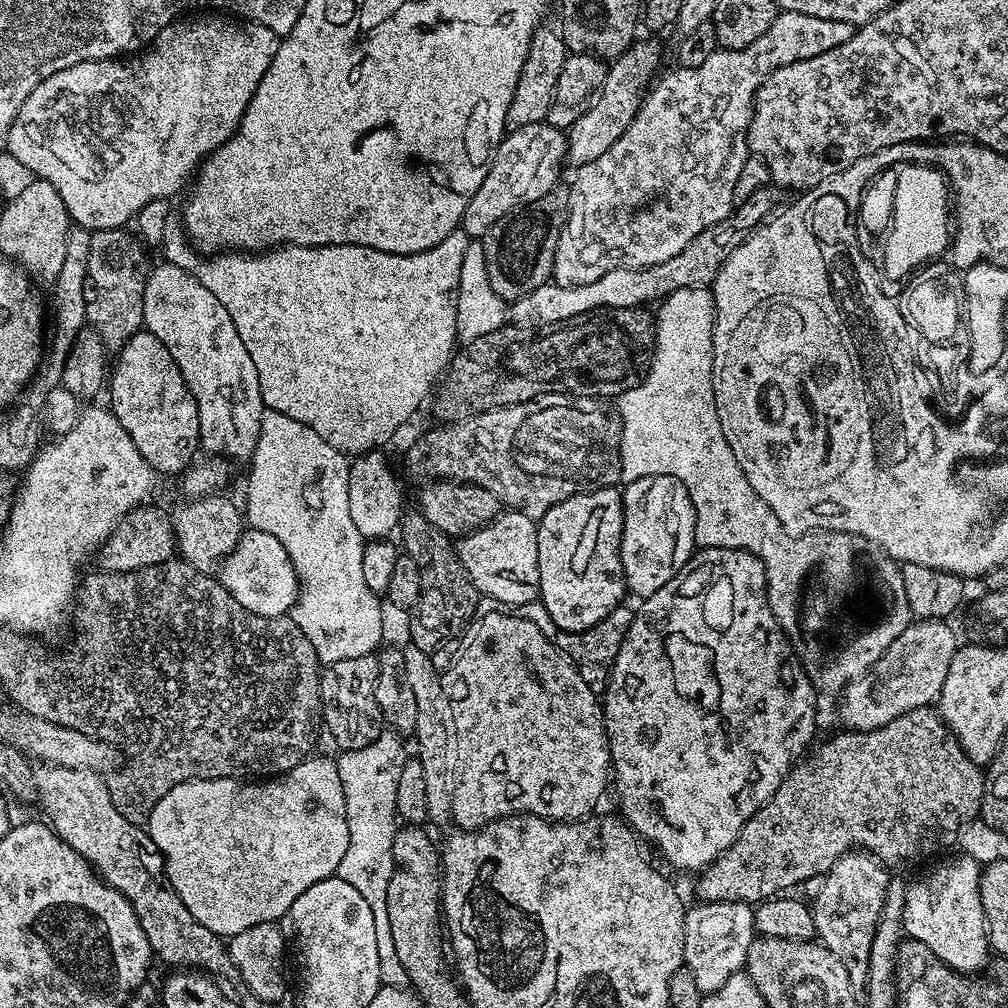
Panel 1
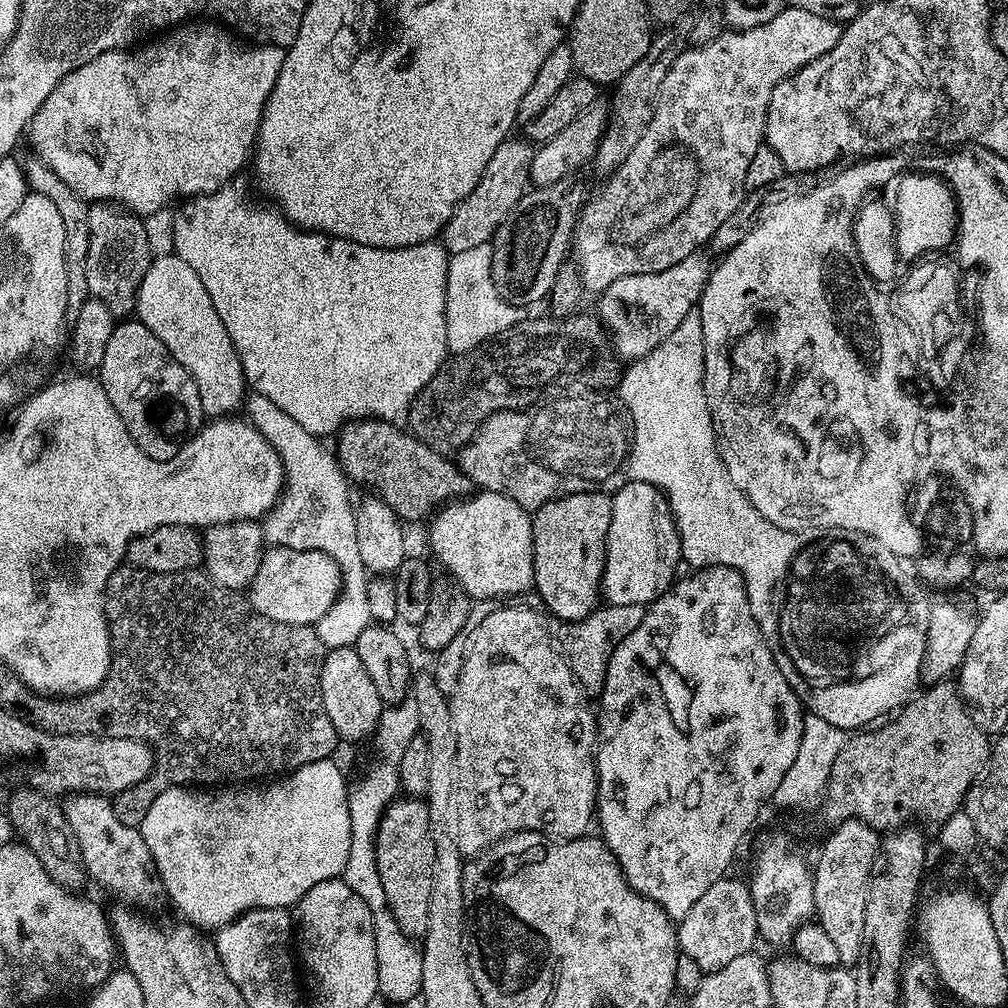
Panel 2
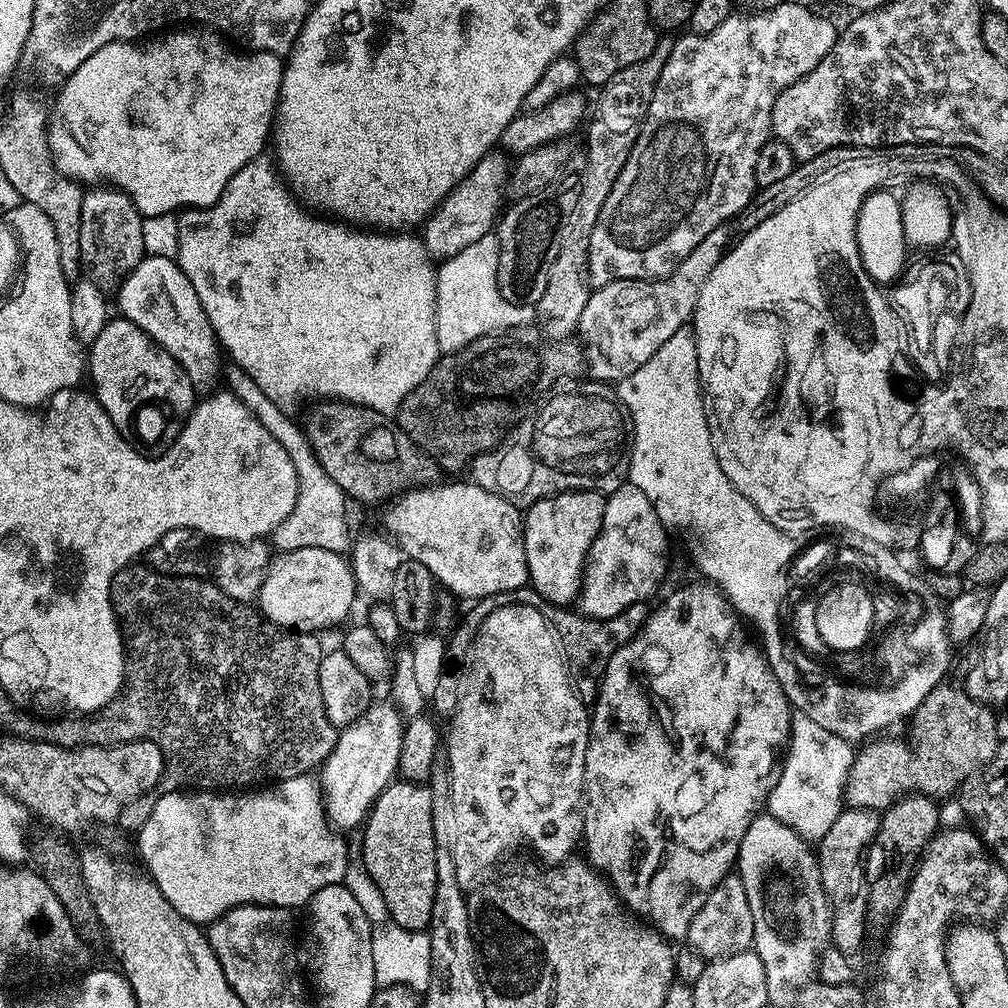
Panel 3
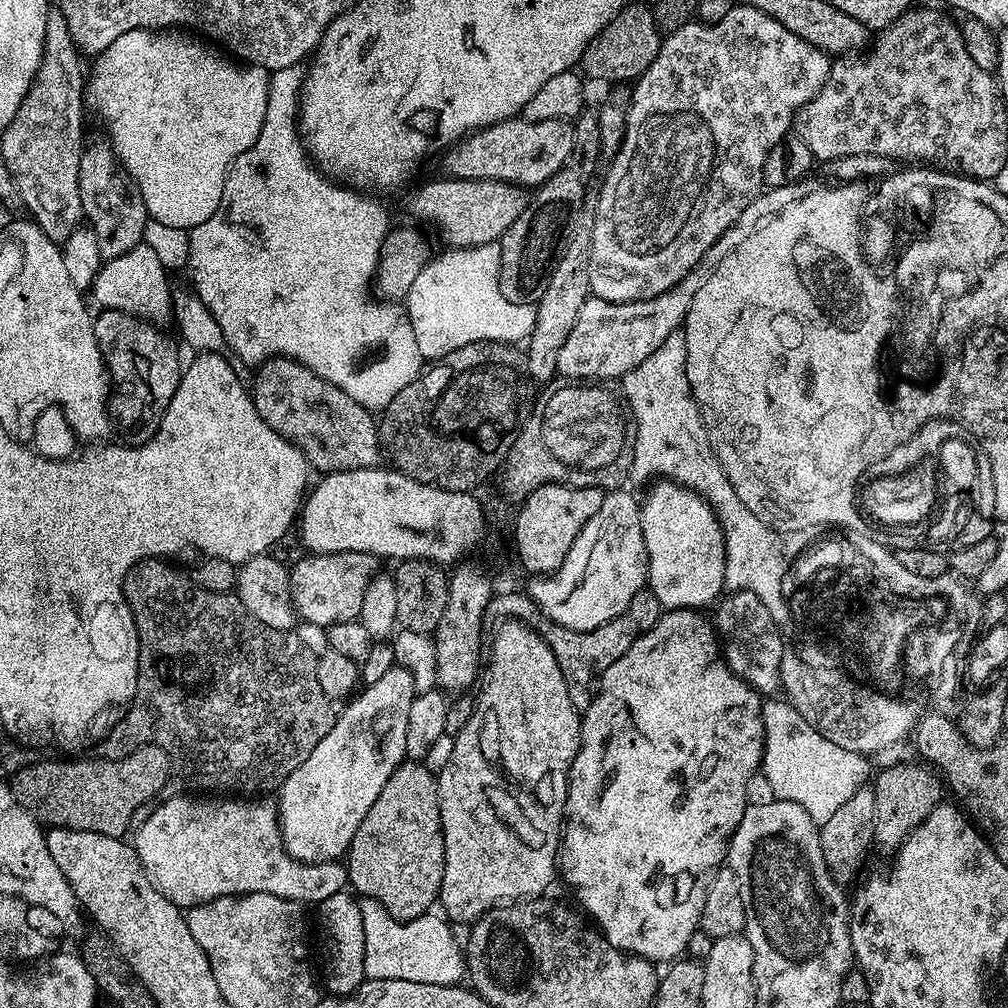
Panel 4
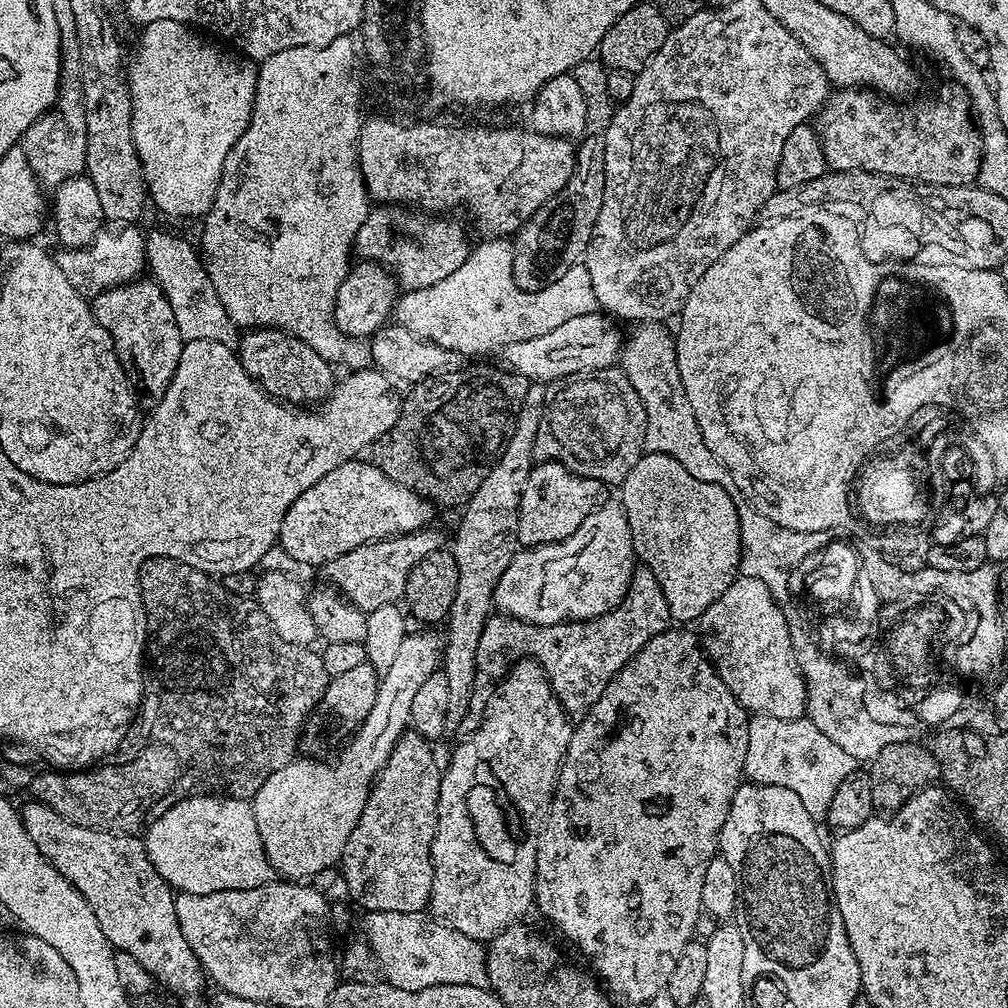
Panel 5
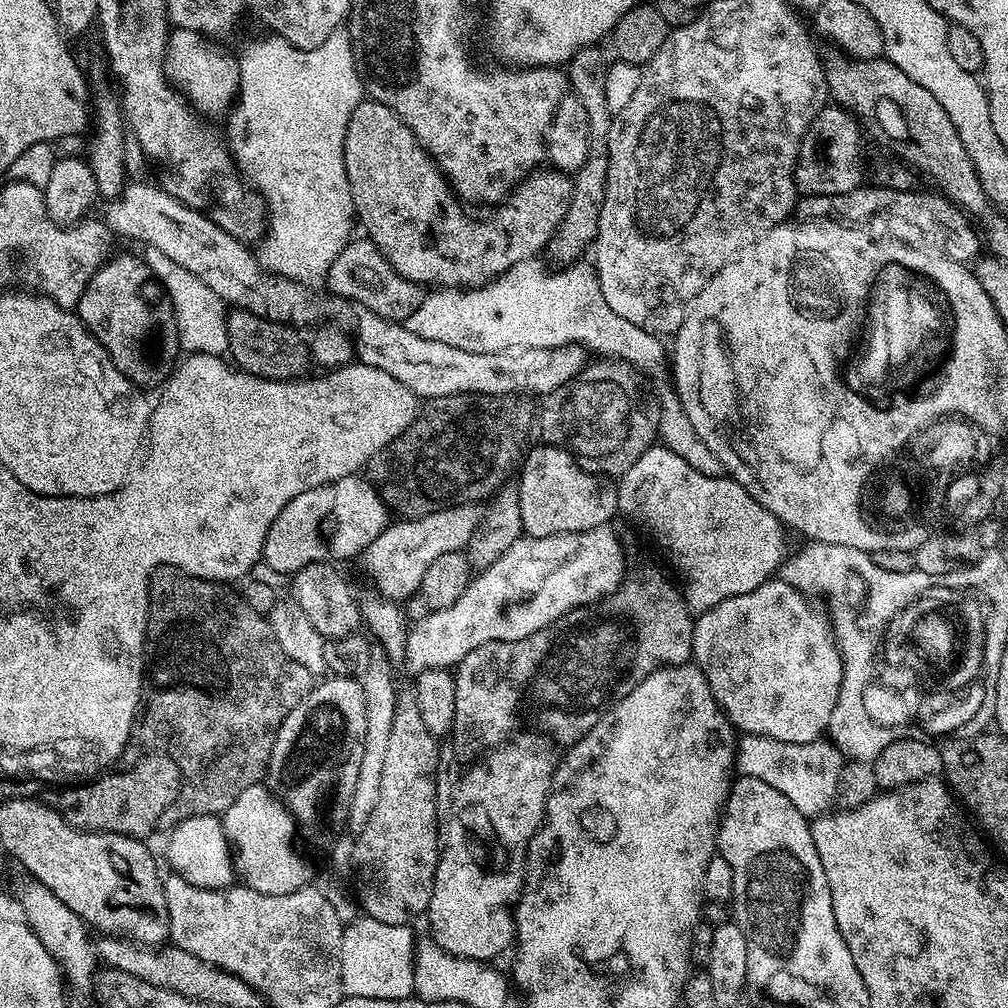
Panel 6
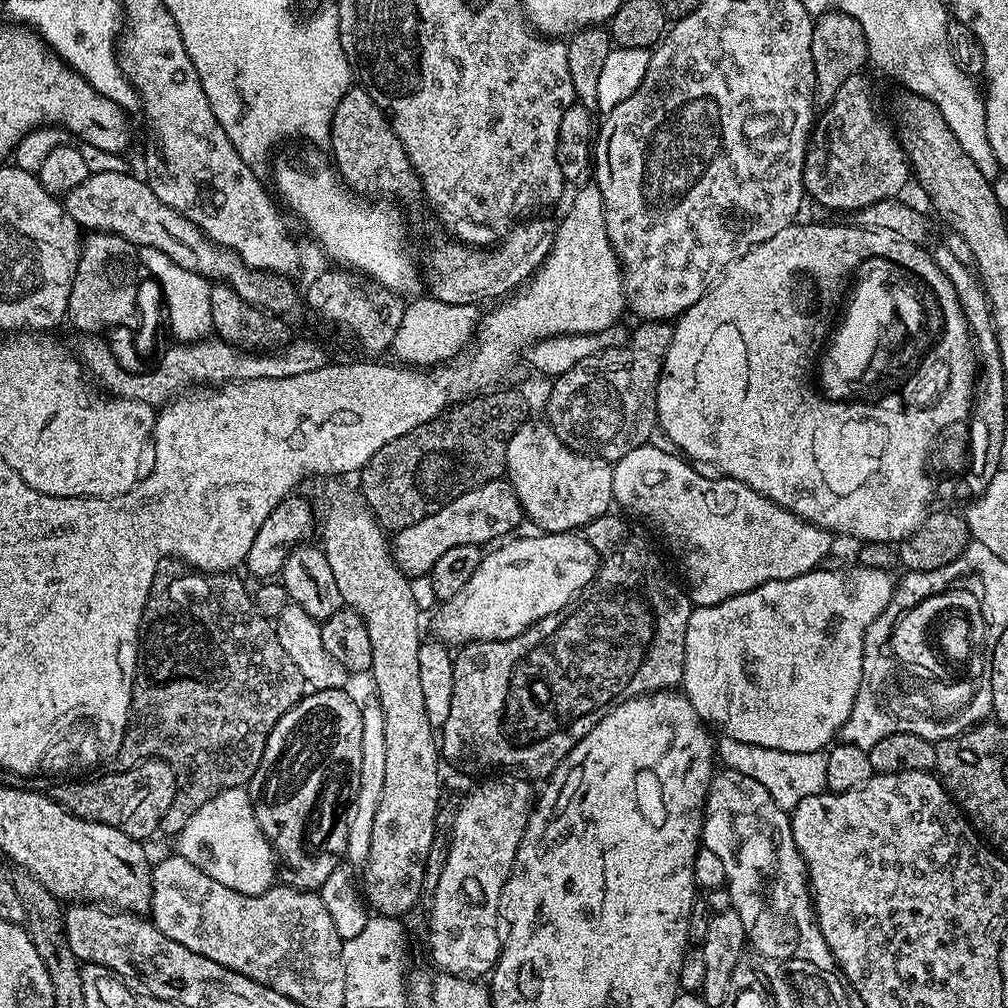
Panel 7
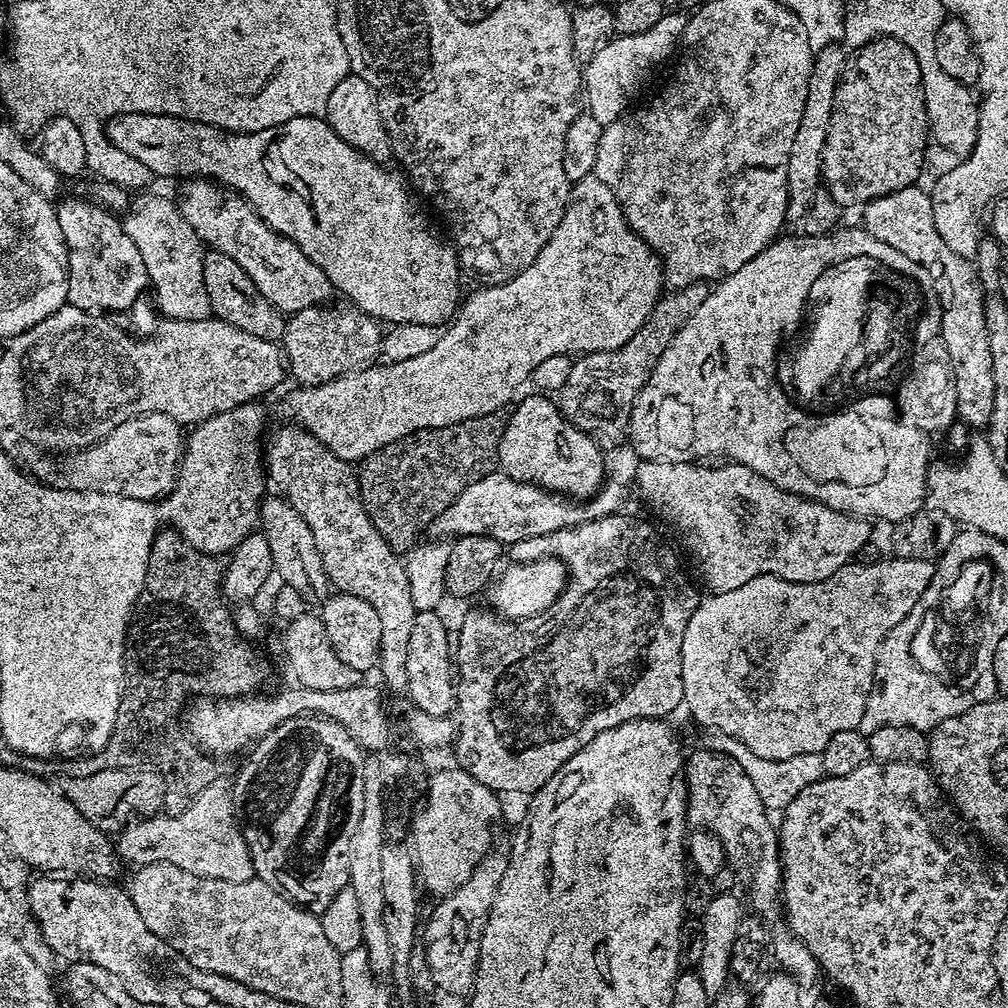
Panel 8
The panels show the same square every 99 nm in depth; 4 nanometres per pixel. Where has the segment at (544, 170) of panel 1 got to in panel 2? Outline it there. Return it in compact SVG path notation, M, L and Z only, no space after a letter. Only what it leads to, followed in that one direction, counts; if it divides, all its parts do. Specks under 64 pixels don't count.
M515 138L504 140L494 150L494 155L486 162L482 178L478 180L477 186L459 203L444 227L442 243L449 253L456 255L463 250L470 250L471 247L491 241L498 226L526 194L526 187L530 182L528 168L532 164L533 151L531 143L522 138L521 140L515 140Z

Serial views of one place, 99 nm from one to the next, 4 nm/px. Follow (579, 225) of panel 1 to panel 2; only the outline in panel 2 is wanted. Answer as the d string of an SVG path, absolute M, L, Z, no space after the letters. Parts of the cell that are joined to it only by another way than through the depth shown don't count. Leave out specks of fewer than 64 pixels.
M785 6L777 16L770 18L770 22L766 22L762 26L754 26L745 32L725 31L724 35L719 36L717 40L701 48L685 47L674 62L674 66L670 66L670 70L666 74L666 82L662 82L660 97L656 100L656 108L652 112L652 117L642 138L638 138L634 150L630 150L630 154L618 166L618 170L601 183L604 185L601 186L600 192L594 193L592 197L589 195L584 207L580 210L580 218L576 222L576 230L570 248L574 256L576 252L574 264L580 273L581 285L587 291L589 288L593 294L599 294L610 286L610 282L614 282L618 278L626 278L630 274L661 272L674 266L674 262L682 262L682 258L686 258L690 253L703 249L711 241L714 230L718 230L718 226L722 226L722 222L726 222L726 218L730 218L730 214L734 214L734 210L738 210L738 206L744 200L746 170L750 167L750 161L754 159L754 150L758 150L764 144L764 123L768 113L770 94L774 90L774 86L778 86L780 80L793 76L802 66L814 62L814 58L834 50L834 46L840 40L841 31L841 25L837 21L818 18L818 14L810 14L810 10Z

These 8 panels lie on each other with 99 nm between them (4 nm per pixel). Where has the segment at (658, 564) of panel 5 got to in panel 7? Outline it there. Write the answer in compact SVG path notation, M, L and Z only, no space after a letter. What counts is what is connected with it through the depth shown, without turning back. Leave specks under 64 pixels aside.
M649 442L631 448L622 459L612 464L612 499L617 509L625 508L629 517L645 520L668 543L669 550L684 567L684 576L688 579L688 599L695 607L714 606L718 602L726 602L726 598L746 594L766 582L789 580L814 572L831 554L834 536L825 528L794 515L742 482L731 478L715 480L715 475L698 474L696 467L683 455L667 447L655 448L654 445Z

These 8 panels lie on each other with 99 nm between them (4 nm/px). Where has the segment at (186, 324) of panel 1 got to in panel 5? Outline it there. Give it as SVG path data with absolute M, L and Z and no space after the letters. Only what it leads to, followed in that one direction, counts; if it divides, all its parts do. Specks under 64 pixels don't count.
M124 226L119 230L101 231L89 248L61 251L61 256L55 257L56 265L60 267L62 274L66 276L70 286L79 296L95 298L100 292L121 288L123 284L132 283L146 268L145 237L138 229L139 227L136 226Z

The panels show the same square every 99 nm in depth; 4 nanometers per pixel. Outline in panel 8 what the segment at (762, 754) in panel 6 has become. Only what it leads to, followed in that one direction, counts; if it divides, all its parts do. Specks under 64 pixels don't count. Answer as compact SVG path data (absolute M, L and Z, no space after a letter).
M707 729L701 735L703 735L702 740L700 740L701 747L716 755L728 756L742 766L743 772L750 778L758 796L762 798L764 807L769 811L783 811L783 808L789 805L806 786L813 785L814 782L823 779L824 767L818 752L795 755L794 758L782 760L766 759L758 757L758 754L754 754L748 747L743 746L742 742L722 734L721 731Z

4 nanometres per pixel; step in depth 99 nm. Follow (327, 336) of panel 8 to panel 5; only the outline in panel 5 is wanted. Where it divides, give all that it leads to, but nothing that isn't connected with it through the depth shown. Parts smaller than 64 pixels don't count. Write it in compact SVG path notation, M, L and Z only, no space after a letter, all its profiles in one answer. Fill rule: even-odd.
M404 206L373 207L356 235L355 255L361 261L387 265L401 289L416 292L434 286L434 282L454 274L466 262L470 251L463 226L456 220L439 220L436 216L439 215L424 210L409 211ZM408 212L412 213L408 216Z

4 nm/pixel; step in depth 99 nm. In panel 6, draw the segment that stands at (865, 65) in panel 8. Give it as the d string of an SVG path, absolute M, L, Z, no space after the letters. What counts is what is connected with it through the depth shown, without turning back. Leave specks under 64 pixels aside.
M825 106L820 109L820 113L814 118L814 122L808 127L808 133L802 138L800 149L798 150L798 158L796 159L796 191L804 196L837 196L838 194L846 194L853 192L854 189L861 187L860 180L860 132L862 136L862 128L855 116L846 108L839 106Z

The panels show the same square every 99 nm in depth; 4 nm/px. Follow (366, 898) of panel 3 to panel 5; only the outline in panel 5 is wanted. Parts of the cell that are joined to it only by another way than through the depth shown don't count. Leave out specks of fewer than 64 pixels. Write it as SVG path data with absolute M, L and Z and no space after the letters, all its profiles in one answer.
M364 912L364 936L366 947L370 953L371 959L380 967L383 979L398 990L426 990L434 986L478 986L479 988L488 988L488 954L485 945L474 938L466 938L466 934L458 934L458 930L447 928L439 920L424 912Z

